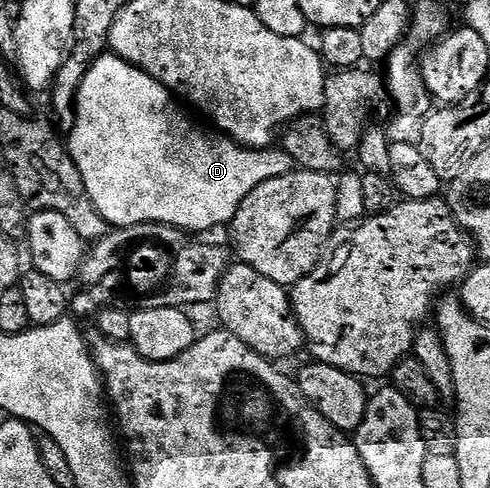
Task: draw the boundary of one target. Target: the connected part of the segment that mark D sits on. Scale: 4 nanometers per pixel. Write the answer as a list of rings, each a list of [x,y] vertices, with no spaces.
[[[114,54],[99,56],[97,62],[93,62],[89,74],[85,74],[75,99],[75,124],[69,130],[69,151],[71,157],[75,160],[75,165],[81,174],[81,178],[85,182],[85,190],[89,194],[93,206],[97,206],[101,218],[105,218],[108,225],[116,228],[128,228],[134,224],[171,224],[174,228],[183,229],[184,233],[187,234],[191,234],[191,232],[207,232],[210,228],[221,227],[222,224],[224,227],[230,225],[232,218],[237,214],[237,210],[241,206],[241,202],[245,202],[245,198],[249,198],[249,194],[253,194],[253,190],[257,190],[257,186],[261,186],[261,182],[265,182],[269,178],[277,178],[278,176],[289,174],[296,167],[295,160],[289,158],[289,154],[283,151],[282,147],[244,148],[243,145],[238,144],[226,134],[216,134],[214,131],[211,131],[212,133],[206,132],[205,129],[198,128],[183,113],[182,107],[184,108],[184,105],[176,99],[167,87],[161,82],[157,82],[157,78],[153,78],[145,70],[125,62],[120,56]]]

